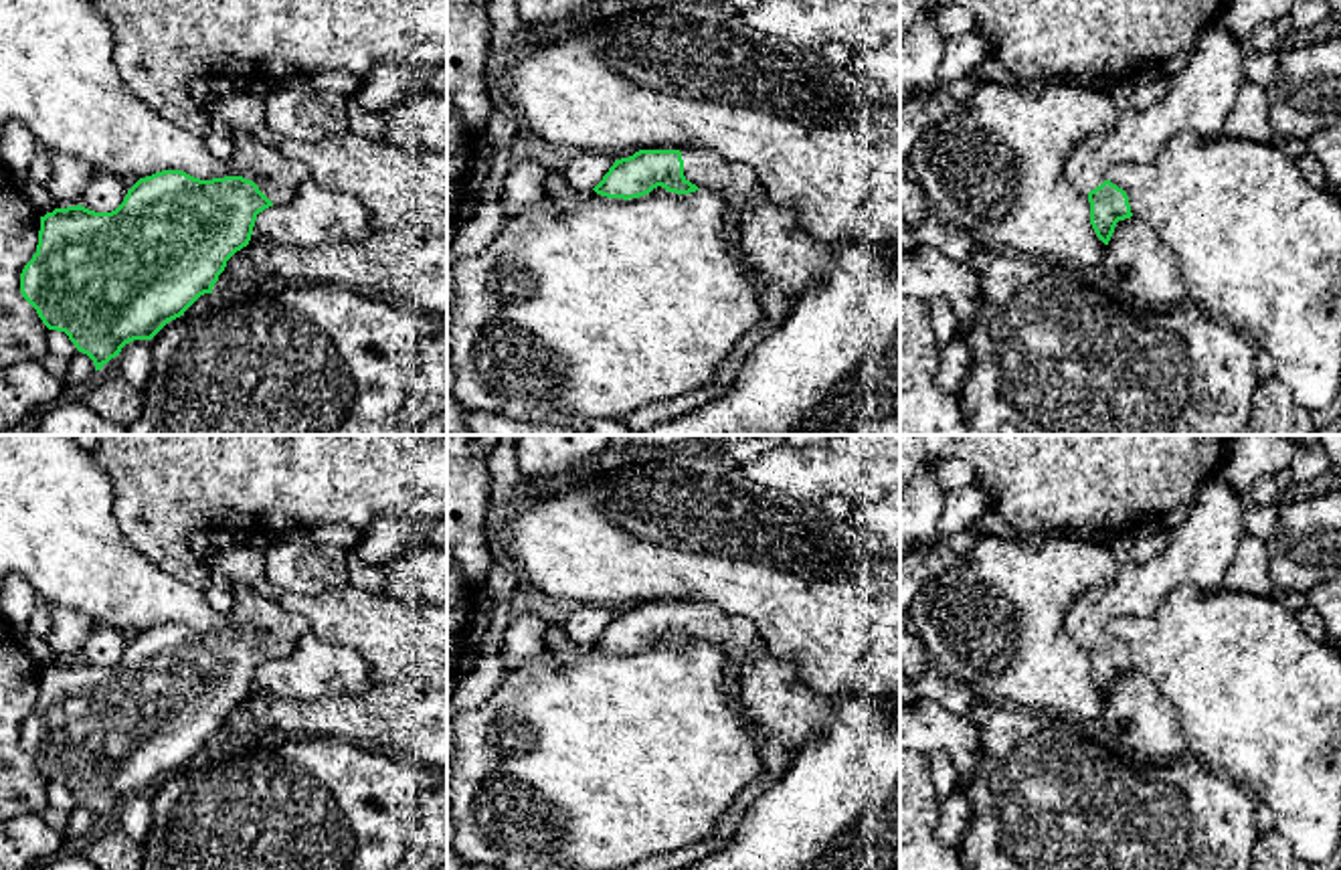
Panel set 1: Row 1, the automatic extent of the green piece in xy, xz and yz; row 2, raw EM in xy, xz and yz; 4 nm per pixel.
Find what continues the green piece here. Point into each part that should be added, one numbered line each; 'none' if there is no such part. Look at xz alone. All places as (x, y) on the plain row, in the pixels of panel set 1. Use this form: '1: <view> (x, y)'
1: xz (739, 638)

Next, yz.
1: yz (1202, 549)

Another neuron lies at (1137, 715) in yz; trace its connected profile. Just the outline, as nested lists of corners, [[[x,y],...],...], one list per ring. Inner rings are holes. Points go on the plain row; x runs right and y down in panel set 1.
[[[1131,670],[1116,676],[1098,724],[1139,759],[1177,761],[1187,757],[1177,710],[1141,672]]]

